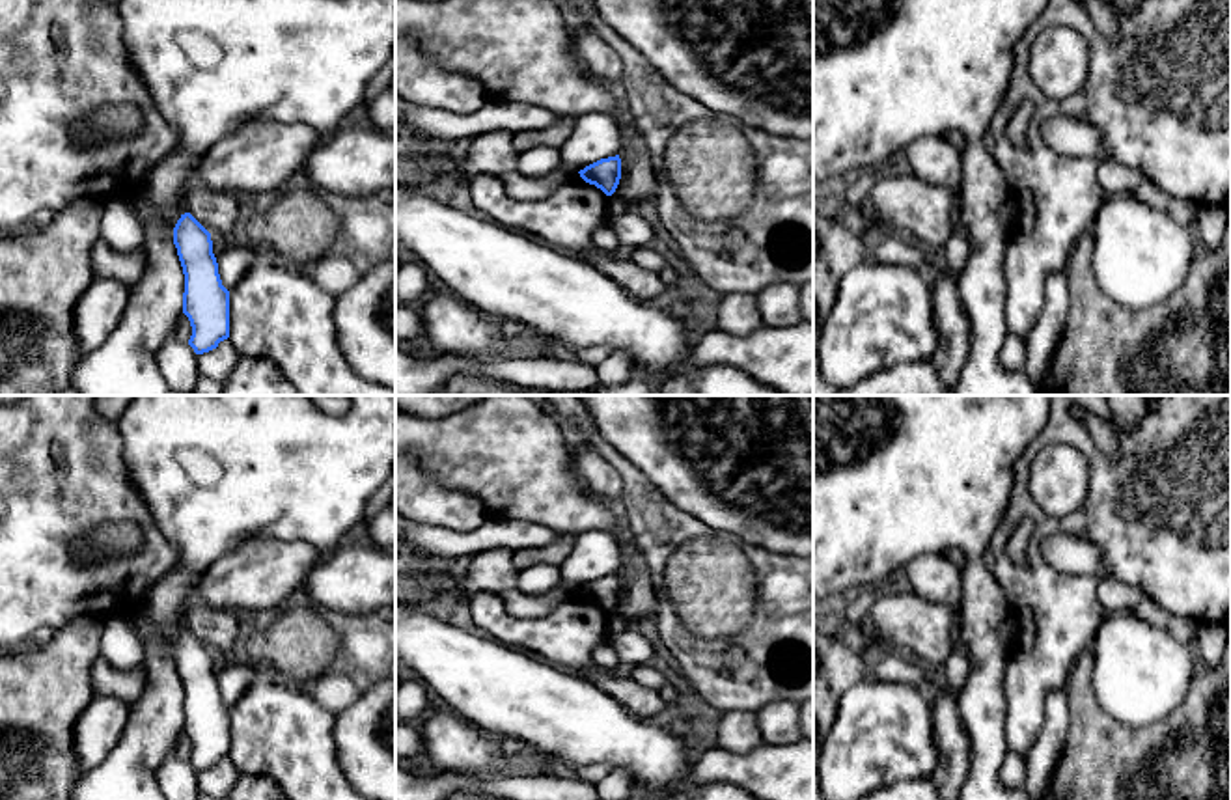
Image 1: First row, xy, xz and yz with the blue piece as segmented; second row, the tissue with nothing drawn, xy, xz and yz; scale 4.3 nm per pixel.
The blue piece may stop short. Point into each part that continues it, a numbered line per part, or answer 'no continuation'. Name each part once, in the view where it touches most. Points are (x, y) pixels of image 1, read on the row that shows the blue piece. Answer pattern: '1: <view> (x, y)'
no continuation

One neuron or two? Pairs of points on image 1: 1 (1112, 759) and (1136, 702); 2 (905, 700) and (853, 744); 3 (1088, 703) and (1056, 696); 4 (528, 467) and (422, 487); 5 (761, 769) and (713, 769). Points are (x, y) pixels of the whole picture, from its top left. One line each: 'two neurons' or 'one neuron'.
1: two neurons
2: one neuron
3: two neurons
4: two neurons
5: one neuron

